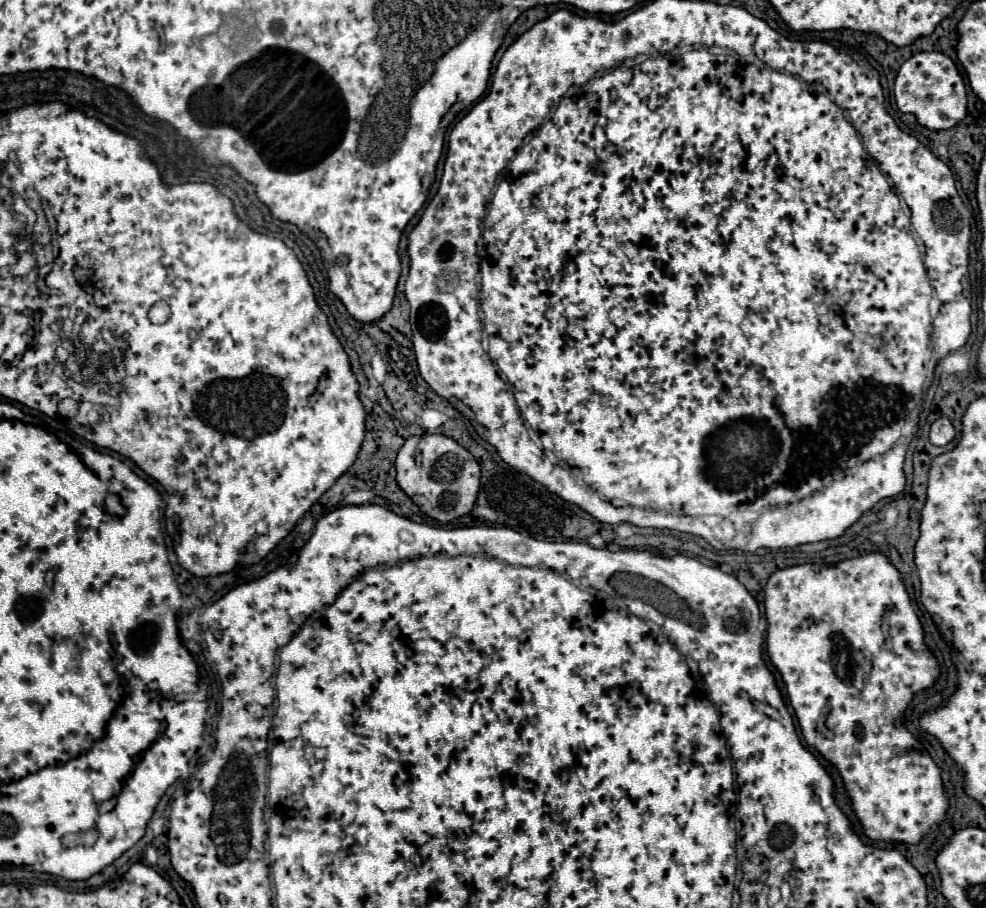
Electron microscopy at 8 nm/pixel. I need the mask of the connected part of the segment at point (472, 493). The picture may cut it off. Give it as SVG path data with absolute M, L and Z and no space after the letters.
M445 435L409 437L397 453L397 483L419 505L419 509L435 521L449 523L467 515L481 489L481 469L475 457L455 439Z

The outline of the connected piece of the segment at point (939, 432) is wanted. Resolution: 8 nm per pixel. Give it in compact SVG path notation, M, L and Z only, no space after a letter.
M939 417L929 431L929 439L933 445L947 445L955 439L955 427L947 417Z

